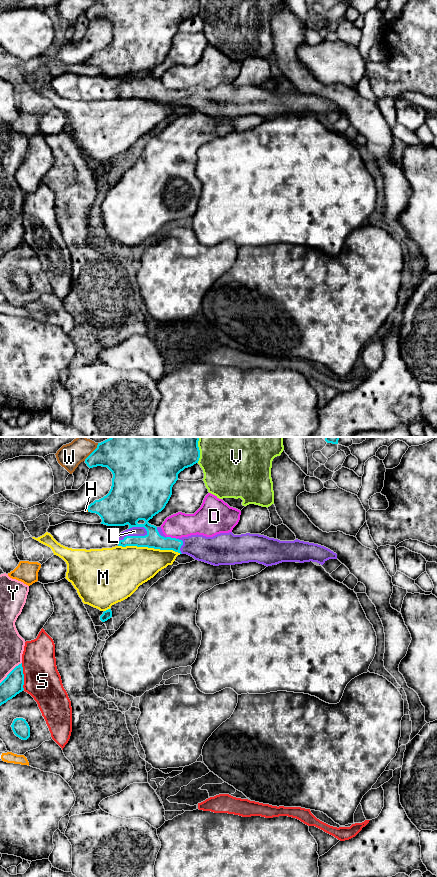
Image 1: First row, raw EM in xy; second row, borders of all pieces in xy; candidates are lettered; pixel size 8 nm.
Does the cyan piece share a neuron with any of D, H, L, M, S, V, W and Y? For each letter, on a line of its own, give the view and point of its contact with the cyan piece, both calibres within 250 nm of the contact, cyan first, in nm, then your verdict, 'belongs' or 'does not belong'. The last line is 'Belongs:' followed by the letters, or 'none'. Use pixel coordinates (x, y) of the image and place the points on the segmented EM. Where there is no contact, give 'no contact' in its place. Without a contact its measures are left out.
D: xy (170, 537) | 140/200 nm | does not belong
H: xy (87, 509) | 280/20 nm | does not belong
L: xy (133, 536) | 280/80 nm | belongs
M: xy (149, 547) | 140/360 nm | does not belong
S: xy (23, 676) | 160/300 nm | does not belong
V: xy (199, 450) | 460/500 nm | does not belong
W: xy (92, 452) | 340/200 nm | does not belong
Y: xy (10, 672) | 160/190 nm | does not belong
Belongs: L

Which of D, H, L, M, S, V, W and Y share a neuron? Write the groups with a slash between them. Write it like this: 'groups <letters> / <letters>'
groups D / H / L / M / S / V / W / Y

